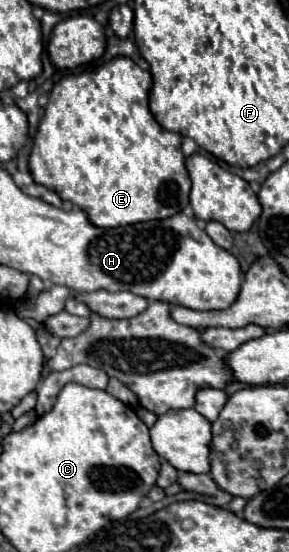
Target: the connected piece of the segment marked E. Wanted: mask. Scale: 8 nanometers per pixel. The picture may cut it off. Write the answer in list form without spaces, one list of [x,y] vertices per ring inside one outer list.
[[[124,56],[82,74],[63,77],[48,94],[46,114],[40,120],[30,152],[28,162],[34,182],[86,210],[92,224],[100,228],[164,220],[182,212],[190,202],[190,176],[184,164],[186,158],[180,150],[182,136],[164,130],[154,120],[148,106],[150,88],[152,74]]]

